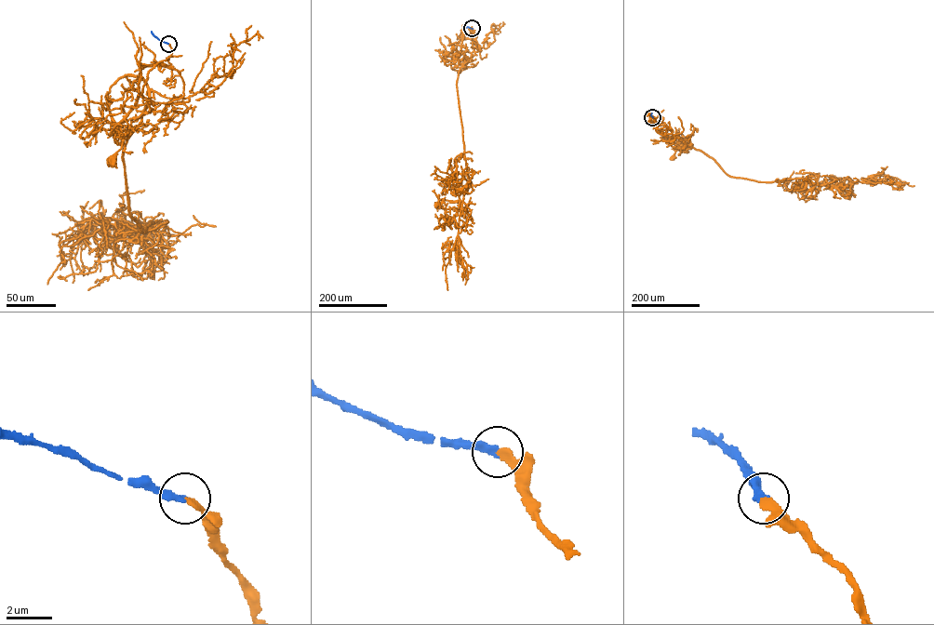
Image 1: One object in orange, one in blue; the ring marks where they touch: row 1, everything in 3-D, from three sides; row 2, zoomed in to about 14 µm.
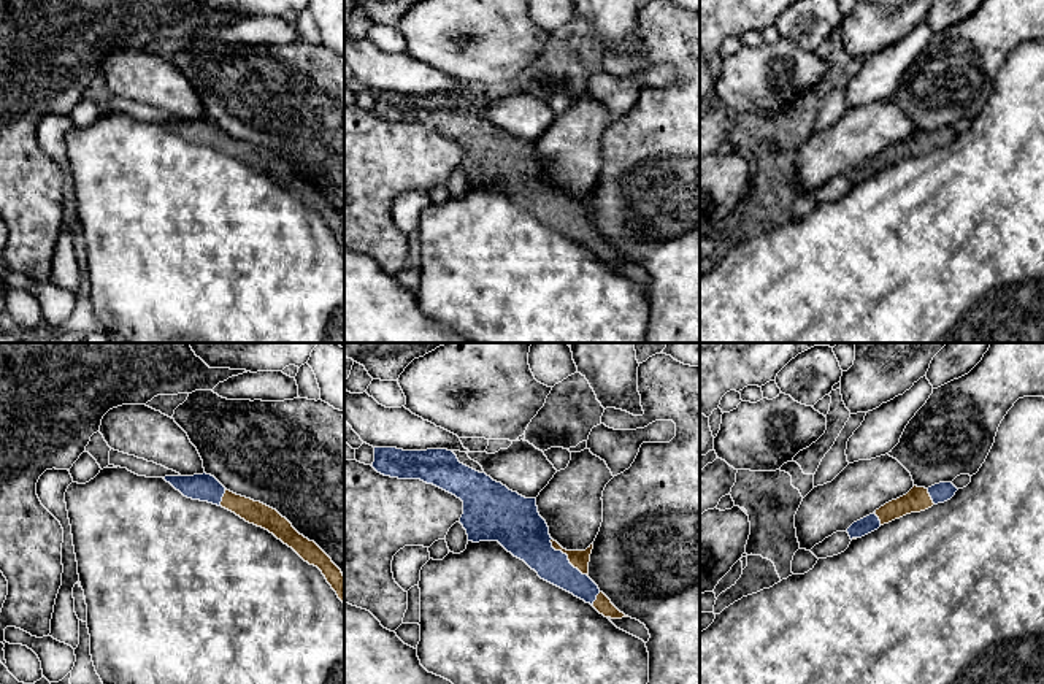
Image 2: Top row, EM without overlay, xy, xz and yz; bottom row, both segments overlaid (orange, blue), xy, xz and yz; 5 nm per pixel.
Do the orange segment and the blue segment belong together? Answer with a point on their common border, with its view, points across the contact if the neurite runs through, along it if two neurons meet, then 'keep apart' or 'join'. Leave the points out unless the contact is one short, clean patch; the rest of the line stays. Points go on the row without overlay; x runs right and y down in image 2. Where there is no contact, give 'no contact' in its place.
meets orange in xz at (568, 202); join

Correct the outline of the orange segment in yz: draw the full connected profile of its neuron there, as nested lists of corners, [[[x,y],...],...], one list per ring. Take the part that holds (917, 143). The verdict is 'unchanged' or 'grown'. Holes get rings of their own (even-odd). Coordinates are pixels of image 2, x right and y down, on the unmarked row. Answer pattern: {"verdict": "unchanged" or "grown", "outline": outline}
{"verdict": "grown", "outline": [[[939,127],[928,133],[914,130],[906,140],[892,144],[873,159],[854,167],[847,178],[850,184],[862,183],[881,170],[889,168],[911,157],[920,157],[933,149],[950,144],[958,133],[952,127]]]}

